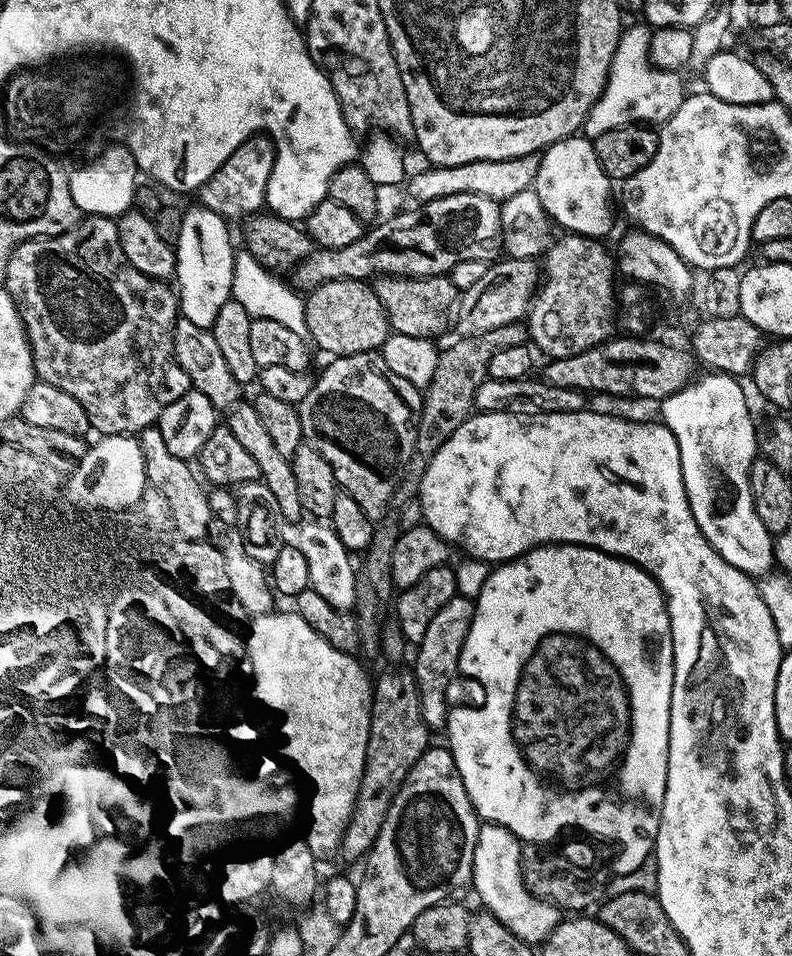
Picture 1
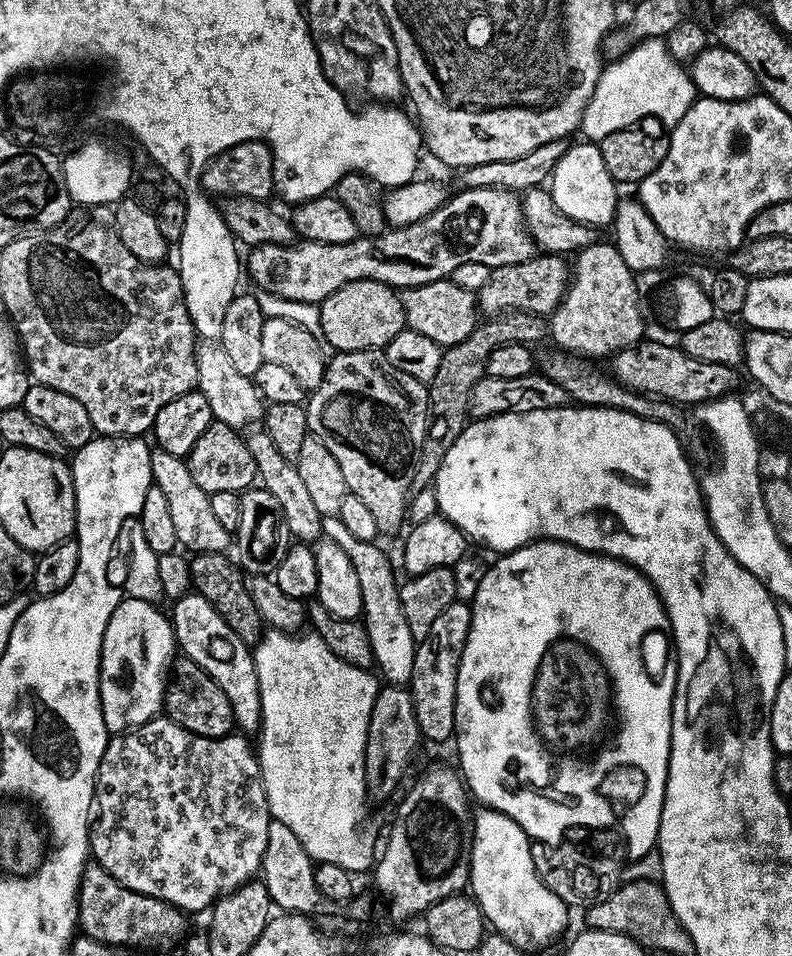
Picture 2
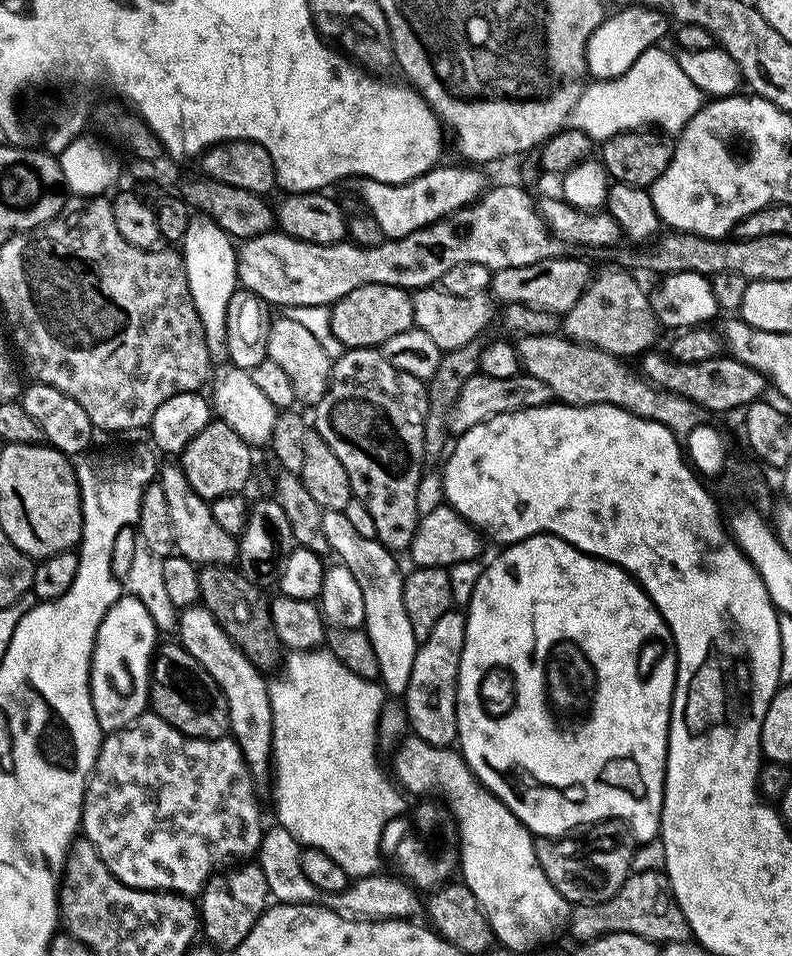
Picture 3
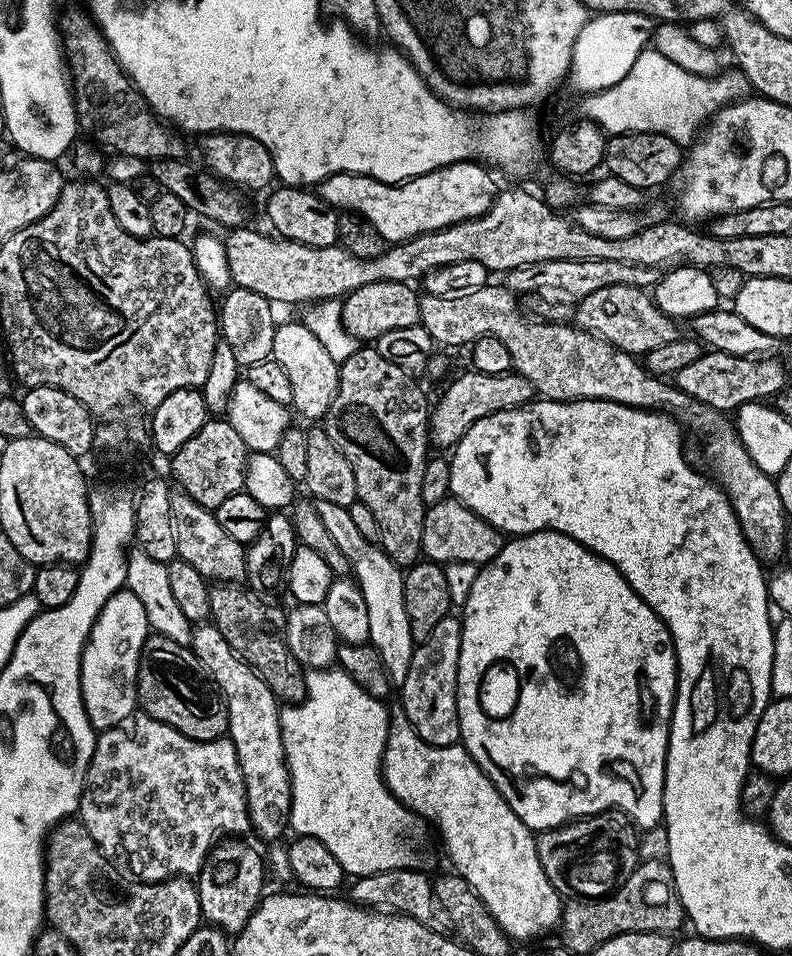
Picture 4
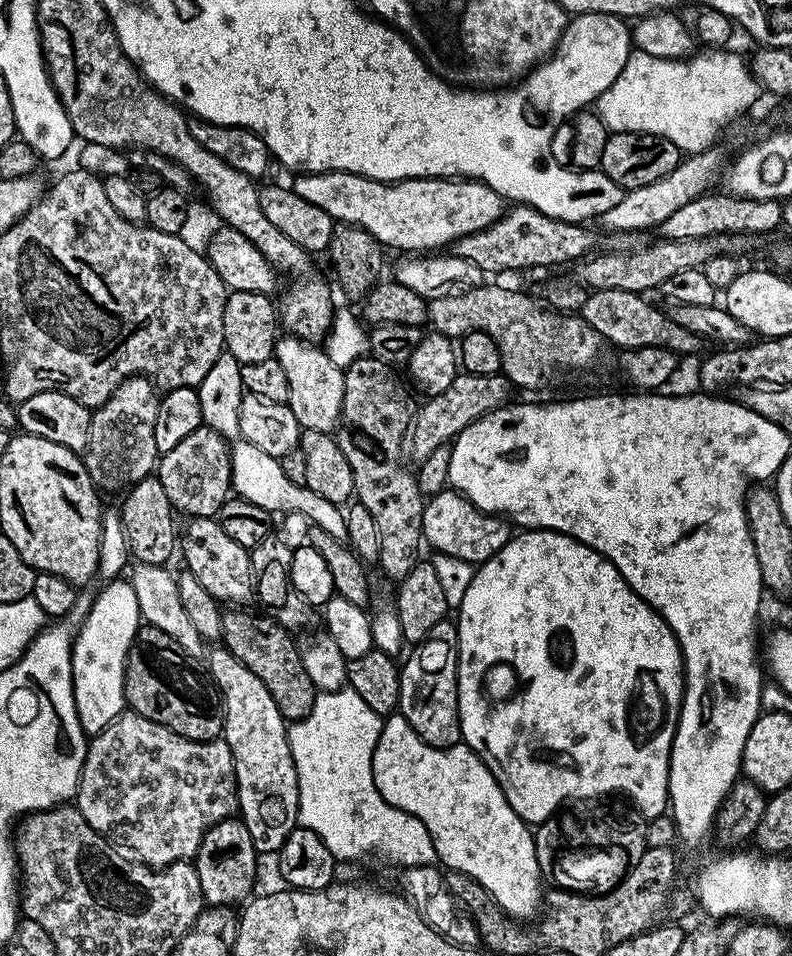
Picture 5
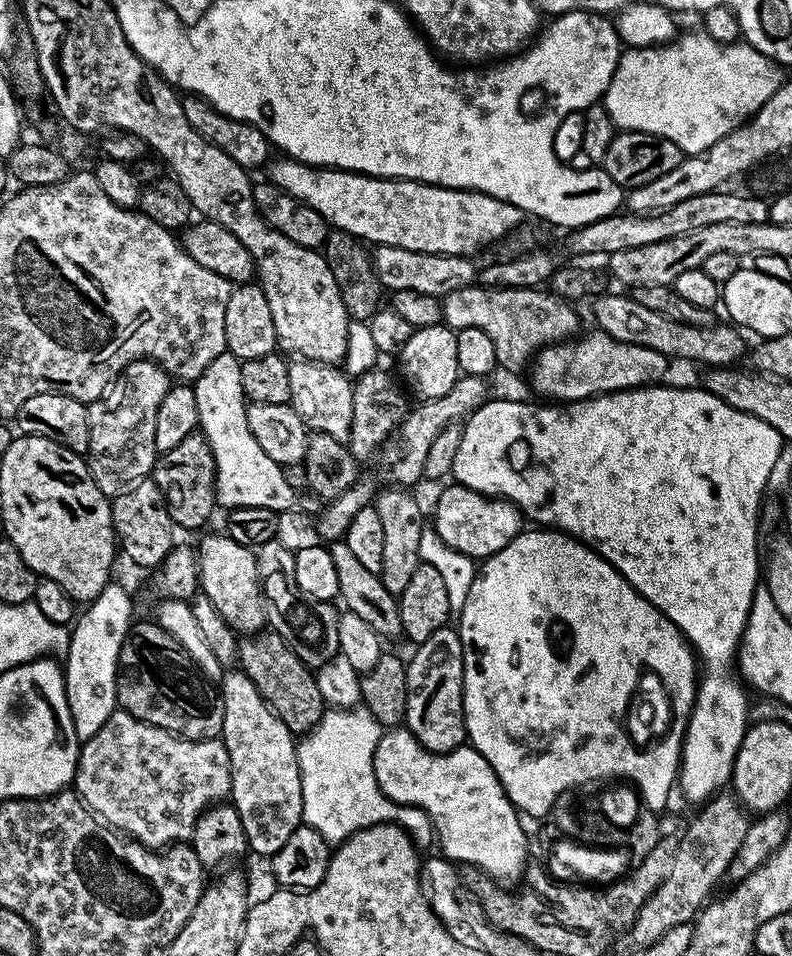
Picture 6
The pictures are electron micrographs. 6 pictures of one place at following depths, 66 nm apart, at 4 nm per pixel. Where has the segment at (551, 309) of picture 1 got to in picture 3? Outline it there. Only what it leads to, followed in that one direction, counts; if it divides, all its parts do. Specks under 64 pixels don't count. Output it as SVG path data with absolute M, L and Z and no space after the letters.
M612 268L606 269L605 272L597 271L589 280L588 287L584 289L578 302L574 302L570 311L563 313L562 332L567 339L577 344L589 344L612 356L636 358L642 352L642 347L640 348L640 288L628 277L631 275L627 271Z

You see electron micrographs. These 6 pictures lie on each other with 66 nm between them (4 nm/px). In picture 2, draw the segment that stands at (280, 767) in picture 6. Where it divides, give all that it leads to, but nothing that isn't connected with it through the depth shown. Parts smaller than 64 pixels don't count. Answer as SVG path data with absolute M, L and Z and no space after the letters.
M188 591L186 595L177 598L171 607L170 619L179 651L206 674L210 674L210 678L218 682L222 694L230 698L236 719L235 727L244 734L259 733L260 691L256 663L252 660L253 649L242 638L238 638L230 626L226 626L222 614L218 614L218 610L214 610L214 606L210 606L210 602L206 602L199 592Z

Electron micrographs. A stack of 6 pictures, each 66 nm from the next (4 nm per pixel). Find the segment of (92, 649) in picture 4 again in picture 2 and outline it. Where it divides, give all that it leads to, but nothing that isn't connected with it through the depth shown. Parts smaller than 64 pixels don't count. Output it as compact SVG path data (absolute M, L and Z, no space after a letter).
M127 597L110 614L100 651L100 705L109 733L126 732L154 720L164 707L166 677L178 645L171 619L155 607L151 600Z

